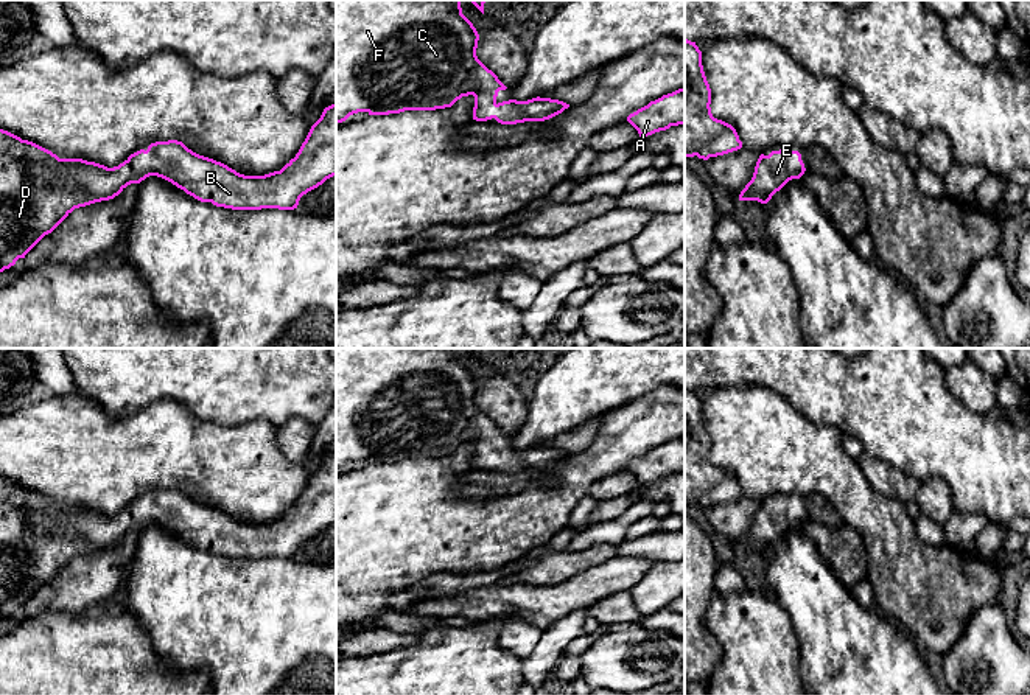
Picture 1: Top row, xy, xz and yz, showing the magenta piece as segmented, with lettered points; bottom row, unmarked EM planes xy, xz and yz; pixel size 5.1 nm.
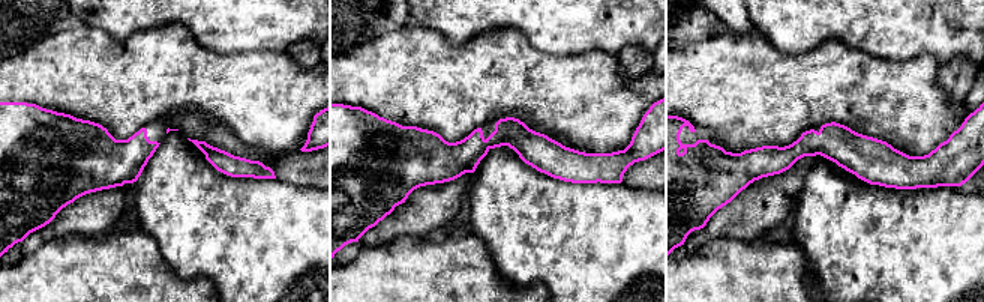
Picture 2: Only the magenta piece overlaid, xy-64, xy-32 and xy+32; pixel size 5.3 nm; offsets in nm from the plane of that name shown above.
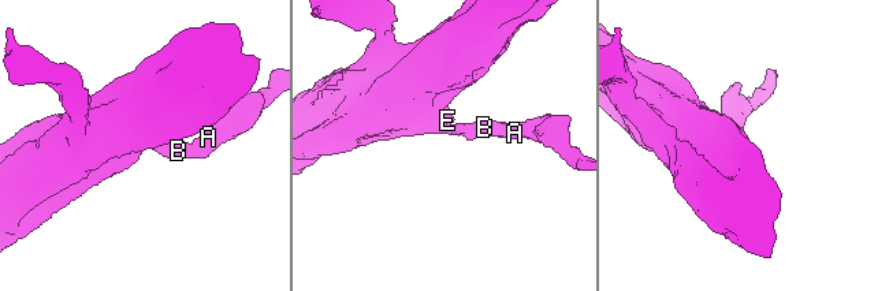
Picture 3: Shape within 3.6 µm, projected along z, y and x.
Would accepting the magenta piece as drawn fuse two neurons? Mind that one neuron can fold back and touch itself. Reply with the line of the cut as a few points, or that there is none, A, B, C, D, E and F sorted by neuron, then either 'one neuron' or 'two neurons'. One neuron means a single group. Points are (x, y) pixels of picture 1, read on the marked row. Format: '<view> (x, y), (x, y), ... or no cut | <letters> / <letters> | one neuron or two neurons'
no cut | A B C D E F | one neuron

